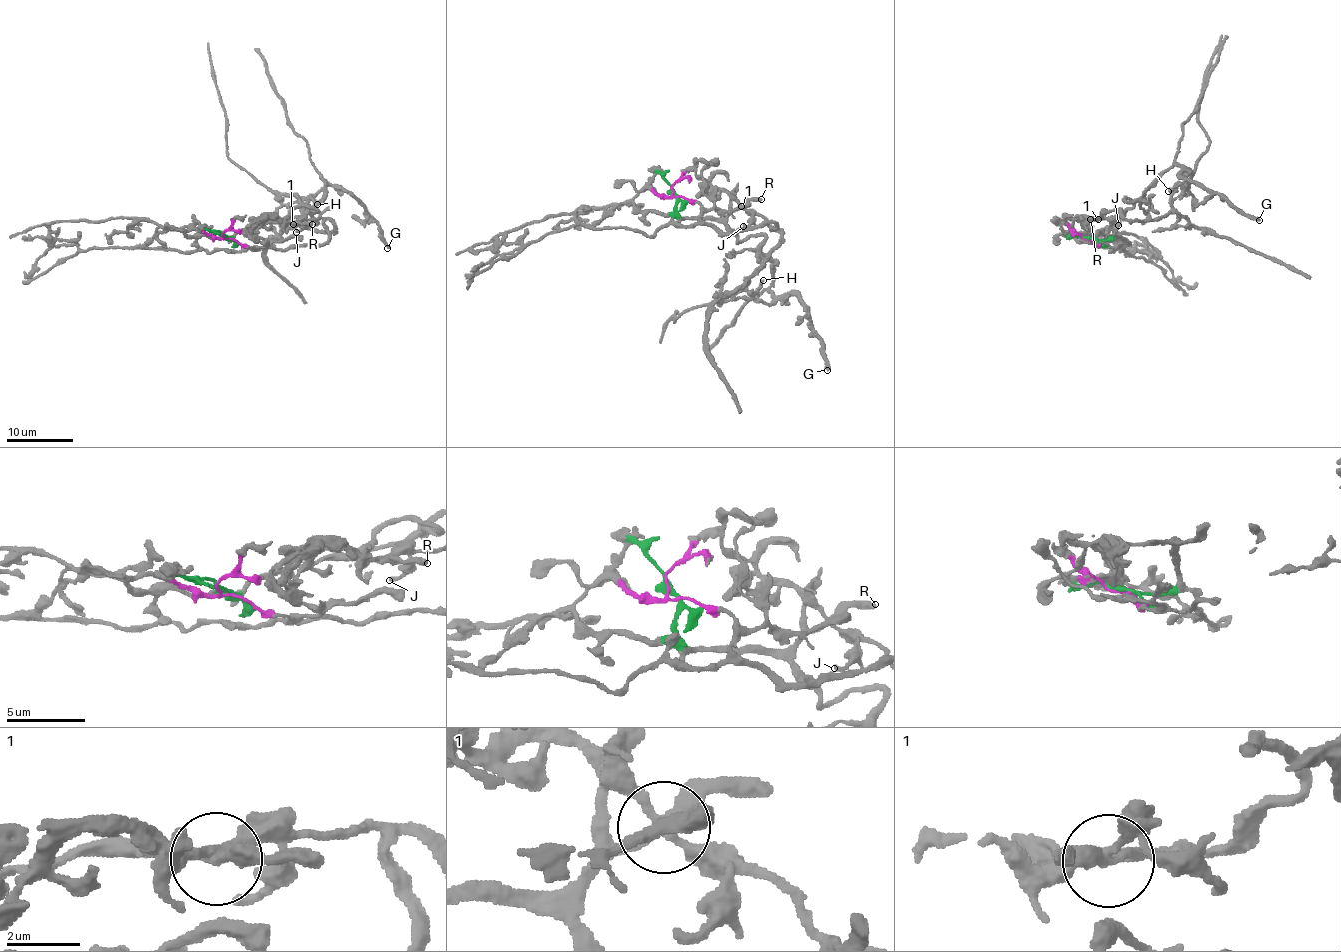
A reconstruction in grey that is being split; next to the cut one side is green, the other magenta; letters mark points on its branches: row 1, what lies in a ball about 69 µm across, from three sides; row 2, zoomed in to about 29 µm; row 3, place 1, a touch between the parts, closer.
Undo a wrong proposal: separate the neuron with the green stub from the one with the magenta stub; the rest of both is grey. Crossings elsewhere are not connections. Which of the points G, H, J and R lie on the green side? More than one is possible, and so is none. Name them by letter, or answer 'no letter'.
G, H, R

